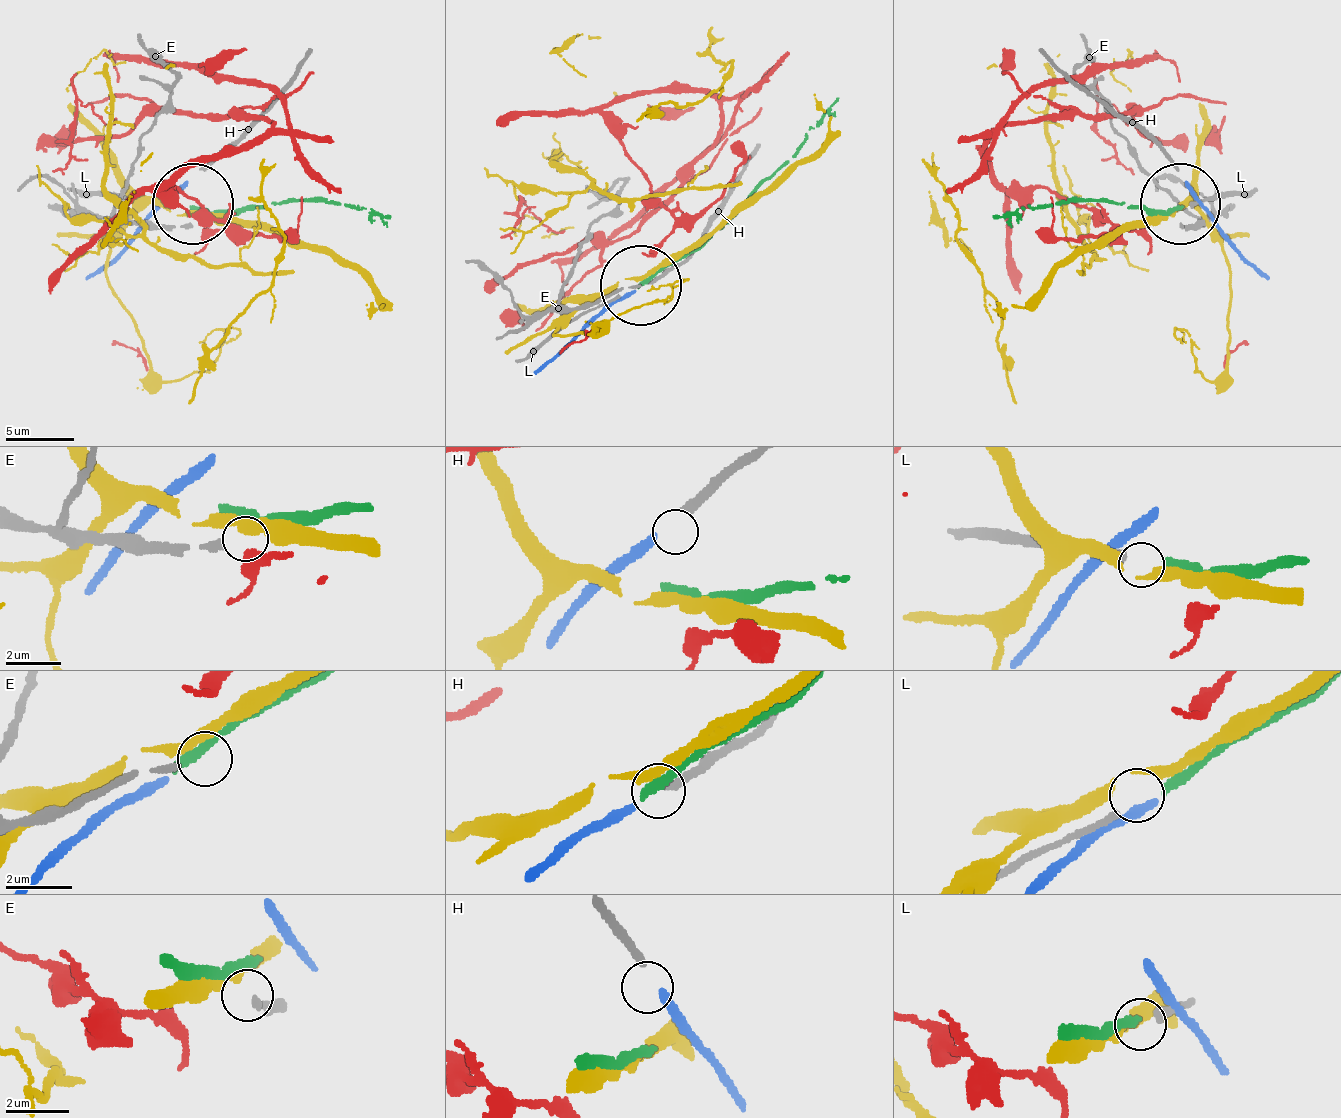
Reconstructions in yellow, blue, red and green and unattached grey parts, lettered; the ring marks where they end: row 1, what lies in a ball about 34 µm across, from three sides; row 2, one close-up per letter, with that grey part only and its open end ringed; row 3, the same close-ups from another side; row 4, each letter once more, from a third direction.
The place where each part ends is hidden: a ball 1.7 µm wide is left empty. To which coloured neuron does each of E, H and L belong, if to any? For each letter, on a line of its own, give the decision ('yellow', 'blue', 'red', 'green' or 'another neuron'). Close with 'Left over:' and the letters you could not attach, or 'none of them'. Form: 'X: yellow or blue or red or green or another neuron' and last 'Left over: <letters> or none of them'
E: another neuron
H: blue
L: green
Left over: E

